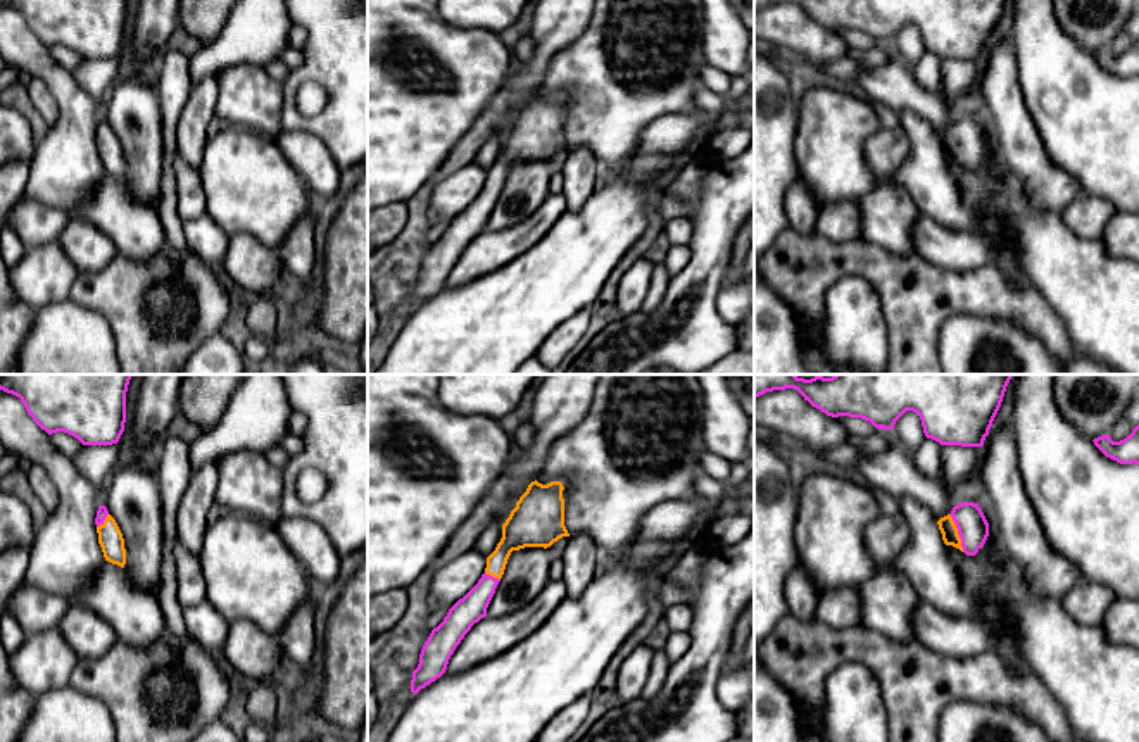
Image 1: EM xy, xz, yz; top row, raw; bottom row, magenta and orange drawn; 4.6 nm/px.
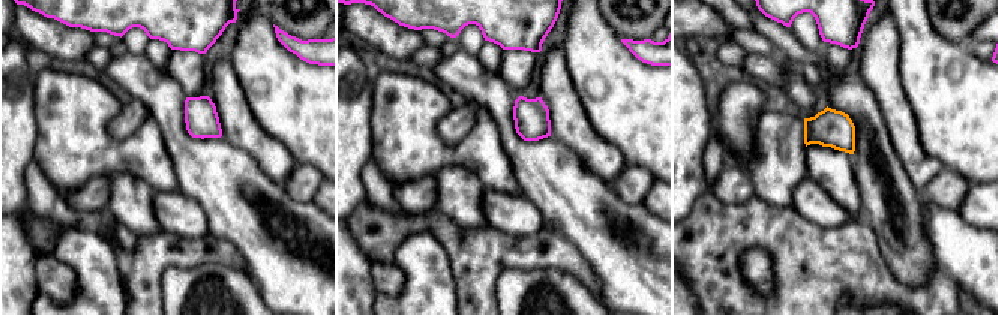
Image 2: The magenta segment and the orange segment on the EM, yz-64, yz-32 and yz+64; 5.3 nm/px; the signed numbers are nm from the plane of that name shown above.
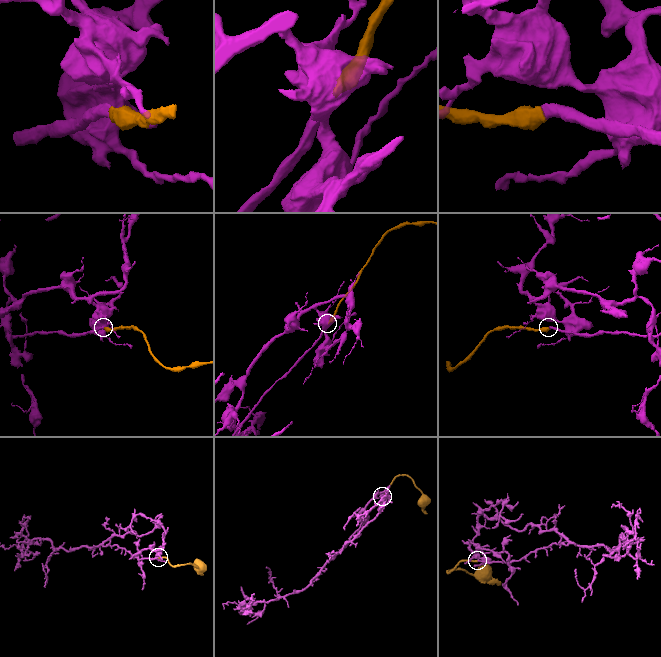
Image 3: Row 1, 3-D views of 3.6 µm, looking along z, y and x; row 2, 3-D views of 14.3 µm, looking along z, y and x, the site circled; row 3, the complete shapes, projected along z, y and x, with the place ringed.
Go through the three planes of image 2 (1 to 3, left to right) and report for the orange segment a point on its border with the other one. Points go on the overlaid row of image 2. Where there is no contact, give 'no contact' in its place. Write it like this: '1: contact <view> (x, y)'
1: no contact
2: no contact
3: no contact

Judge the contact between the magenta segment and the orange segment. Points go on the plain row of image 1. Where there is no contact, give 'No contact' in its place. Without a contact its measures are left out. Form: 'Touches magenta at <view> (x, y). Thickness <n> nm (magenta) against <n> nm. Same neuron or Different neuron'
Touches magenta at yz (958, 147). Thickness 140 nm (magenta) against 80 nm. Same neuron

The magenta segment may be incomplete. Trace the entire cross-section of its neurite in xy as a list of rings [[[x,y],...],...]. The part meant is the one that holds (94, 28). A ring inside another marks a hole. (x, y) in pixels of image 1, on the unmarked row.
[[[0,0],[21,12],[48,48],[64,45],[83,59],[117,57],[126,36],[128,0]]]

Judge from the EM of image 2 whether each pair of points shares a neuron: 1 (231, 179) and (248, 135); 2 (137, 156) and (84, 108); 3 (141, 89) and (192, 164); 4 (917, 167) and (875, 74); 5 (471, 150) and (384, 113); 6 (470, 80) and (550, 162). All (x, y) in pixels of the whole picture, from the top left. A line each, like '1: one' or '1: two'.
1: two
2: one
3: one
4: one
5: one
6: one

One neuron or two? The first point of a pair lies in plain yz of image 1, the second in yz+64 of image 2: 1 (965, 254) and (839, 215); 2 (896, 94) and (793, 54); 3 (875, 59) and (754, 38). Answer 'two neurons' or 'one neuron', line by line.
1: one neuron
2: two neurons
3: one neuron

